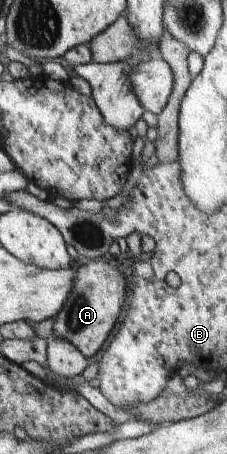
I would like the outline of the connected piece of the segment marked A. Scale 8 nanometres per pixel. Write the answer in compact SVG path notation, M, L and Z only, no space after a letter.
M99 257L79 267L76 273L73 289L63 309L55 317L53 335L68 339L87 357L93 357L101 351L119 321L129 280L125 281L125 275L117 267Z

